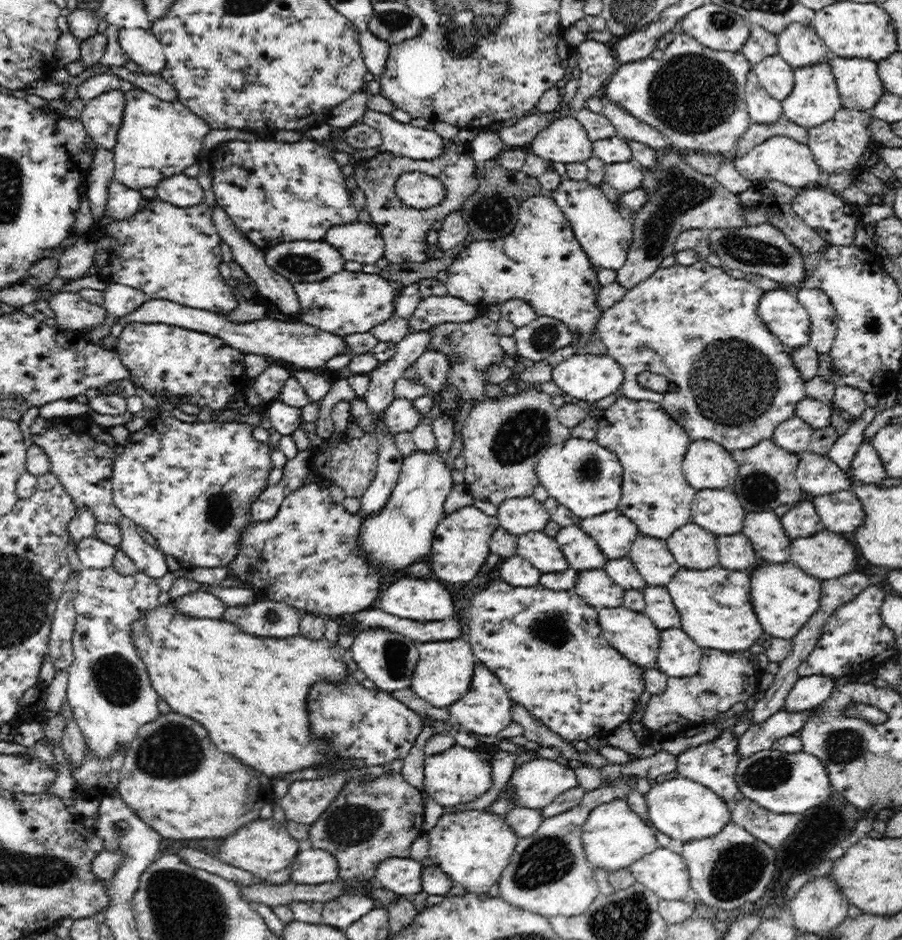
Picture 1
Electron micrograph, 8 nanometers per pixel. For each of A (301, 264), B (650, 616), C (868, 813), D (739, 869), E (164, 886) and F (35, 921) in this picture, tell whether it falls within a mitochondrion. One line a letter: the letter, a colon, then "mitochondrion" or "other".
A: mitochondrion
B: other
C: other
D: mitochondrion
E: mitochondrion
F: other

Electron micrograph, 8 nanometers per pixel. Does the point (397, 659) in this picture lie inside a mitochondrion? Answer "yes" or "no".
yes

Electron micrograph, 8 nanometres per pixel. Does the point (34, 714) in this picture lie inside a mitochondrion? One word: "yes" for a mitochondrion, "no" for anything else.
no

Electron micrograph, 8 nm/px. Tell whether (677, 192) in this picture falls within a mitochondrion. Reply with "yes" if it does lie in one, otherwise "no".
yes

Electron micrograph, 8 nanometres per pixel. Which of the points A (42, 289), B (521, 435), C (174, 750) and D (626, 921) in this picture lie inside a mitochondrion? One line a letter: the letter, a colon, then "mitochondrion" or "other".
A: other
B: mitochondrion
C: mitochondrion
D: mitochondrion

